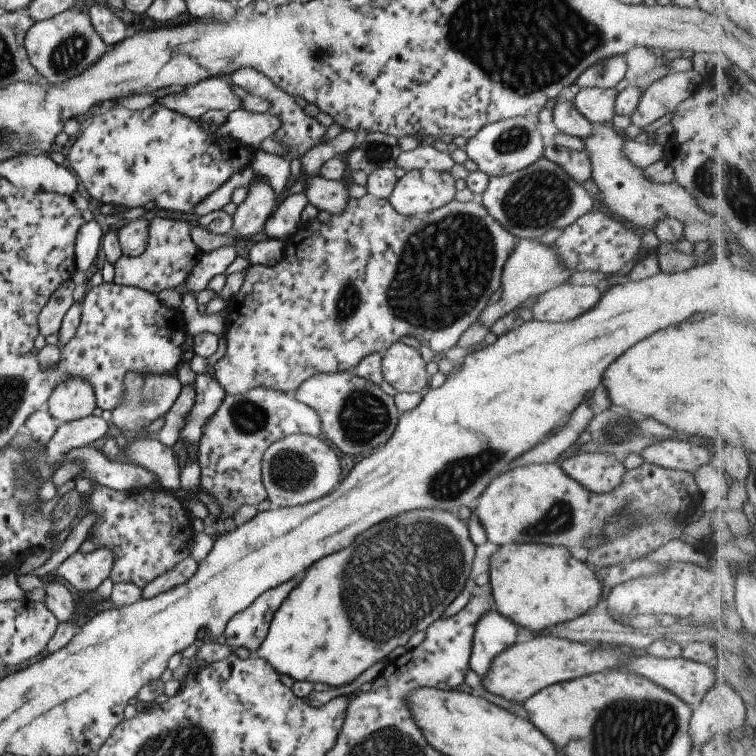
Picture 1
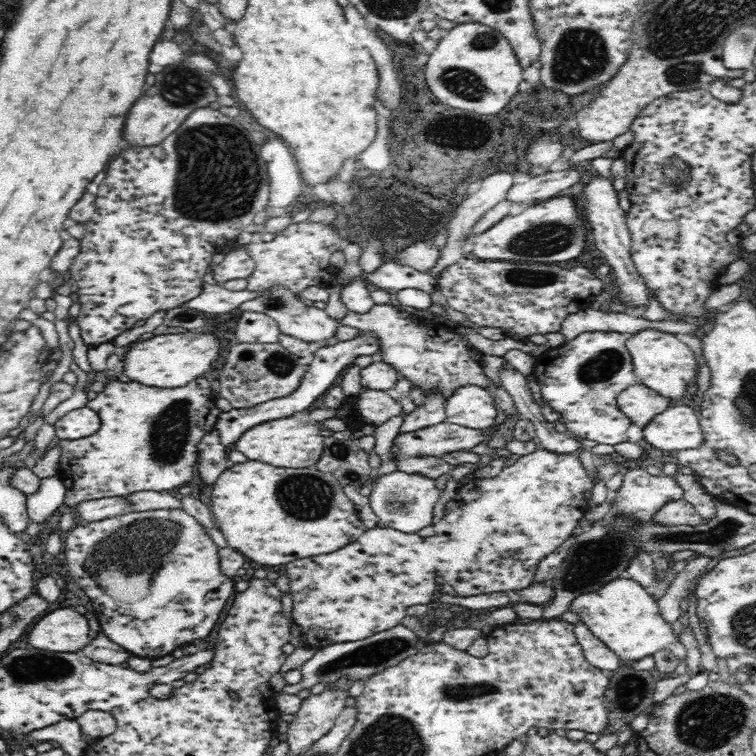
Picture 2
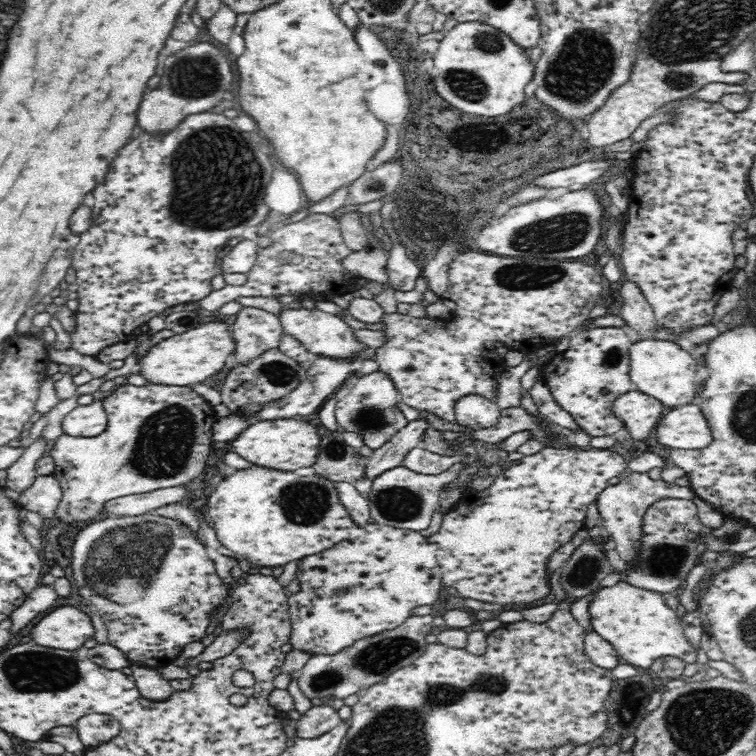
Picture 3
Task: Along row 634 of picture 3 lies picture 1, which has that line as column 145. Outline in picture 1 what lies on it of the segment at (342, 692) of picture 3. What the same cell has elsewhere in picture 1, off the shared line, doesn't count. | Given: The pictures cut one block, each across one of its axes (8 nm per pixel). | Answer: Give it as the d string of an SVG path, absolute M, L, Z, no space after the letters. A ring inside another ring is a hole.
M176 370L175 373L149 373L148 375L142 375L137 371L127 371L122 384L124 391L118 403L110 410L110 422L119 430L129 430L129 432L137 432L153 422L155 418L164 415L177 398L181 387Z

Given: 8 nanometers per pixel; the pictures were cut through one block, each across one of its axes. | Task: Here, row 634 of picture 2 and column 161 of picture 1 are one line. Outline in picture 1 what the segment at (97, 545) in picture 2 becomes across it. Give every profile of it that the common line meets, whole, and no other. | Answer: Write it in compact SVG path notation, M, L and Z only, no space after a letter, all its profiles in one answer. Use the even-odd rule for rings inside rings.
M157 102L137 110L115 105L103 114L93 115L87 123L71 144L66 156L67 163L84 186L83 194L101 204L126 206L126 210L143 207L153 201L156 207L163 210L200 214L198 202L219 188L231 174L248 166L253 154L252 149L236 140L204 131L196 119L167 110Z

